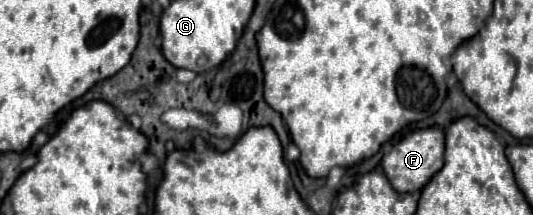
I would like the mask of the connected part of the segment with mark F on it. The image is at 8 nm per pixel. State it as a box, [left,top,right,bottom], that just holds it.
[383,127,445,193]

